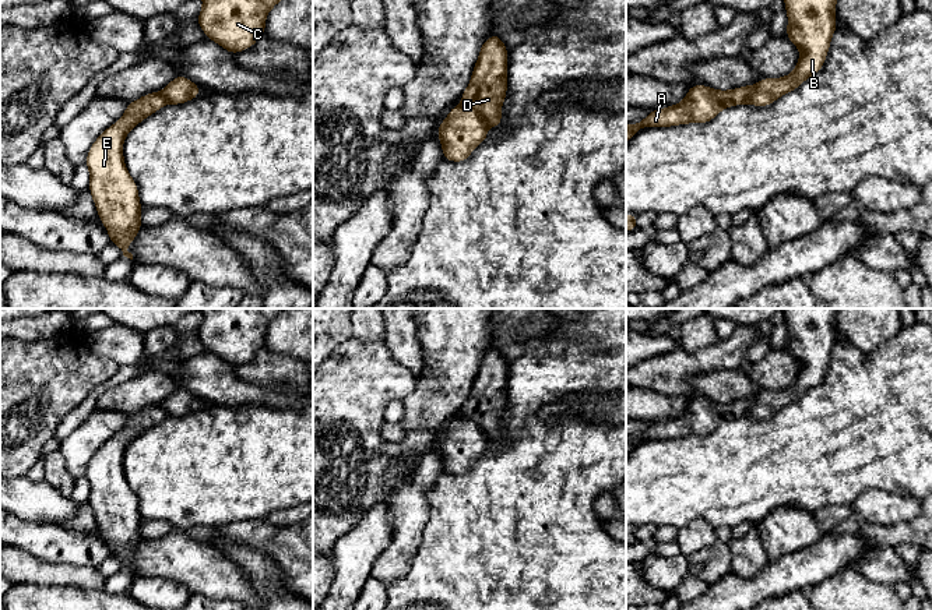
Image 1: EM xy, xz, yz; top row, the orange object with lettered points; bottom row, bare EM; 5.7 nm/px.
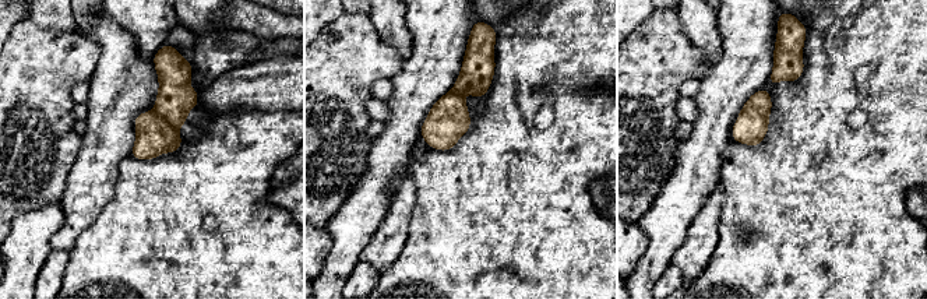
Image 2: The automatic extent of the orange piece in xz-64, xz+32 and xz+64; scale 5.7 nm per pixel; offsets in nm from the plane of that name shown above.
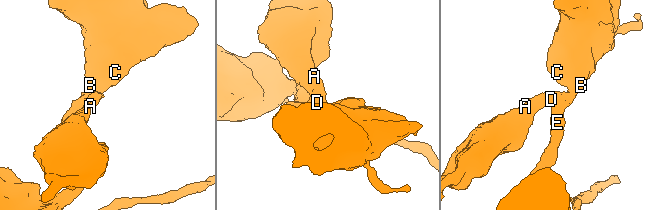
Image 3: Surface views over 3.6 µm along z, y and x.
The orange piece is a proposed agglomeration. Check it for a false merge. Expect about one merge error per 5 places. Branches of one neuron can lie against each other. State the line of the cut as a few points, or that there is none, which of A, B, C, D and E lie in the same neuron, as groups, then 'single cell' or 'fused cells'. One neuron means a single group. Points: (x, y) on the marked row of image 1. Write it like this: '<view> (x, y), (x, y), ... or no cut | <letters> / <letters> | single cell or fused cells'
xz (463, 102), (471, 106), (485, 124) | A D / B C E | fused cells

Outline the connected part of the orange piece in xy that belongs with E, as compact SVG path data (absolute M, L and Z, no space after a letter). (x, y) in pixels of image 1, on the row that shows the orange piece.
M151 92L129 102L124 114L108 127L91 145L85 165L89 169L89 193L99 221L108 229L110 243L133 260L127 246L133 243L141 222L137 183L130 176L123 156L126 135L144 119L168 103L161 92Z

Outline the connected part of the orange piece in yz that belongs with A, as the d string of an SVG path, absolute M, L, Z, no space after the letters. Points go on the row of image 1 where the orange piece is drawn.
M707 85L689 87L686 98L672 106L655 109L639 123L626 124L626 144L640 128L673 127L679 124L704 124L717 117L725 109L746 103L755 85L745 85L728 91L713 89Z

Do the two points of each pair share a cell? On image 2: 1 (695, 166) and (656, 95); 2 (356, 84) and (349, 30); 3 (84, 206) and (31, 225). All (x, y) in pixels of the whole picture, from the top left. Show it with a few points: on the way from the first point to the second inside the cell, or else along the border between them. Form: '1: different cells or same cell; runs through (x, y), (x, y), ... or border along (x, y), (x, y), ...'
1: different cells; border along (680, 141), (676, 150), (675, 166), (669, 172)
2: same cell; runs through (349, 70), (349, 44)
3: different cells; border along (60, 201), (64, 224), (49, 242)

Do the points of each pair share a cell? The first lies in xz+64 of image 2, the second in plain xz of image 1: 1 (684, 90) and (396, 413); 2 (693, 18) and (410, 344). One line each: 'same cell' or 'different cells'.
1: same cell
2: same cell

